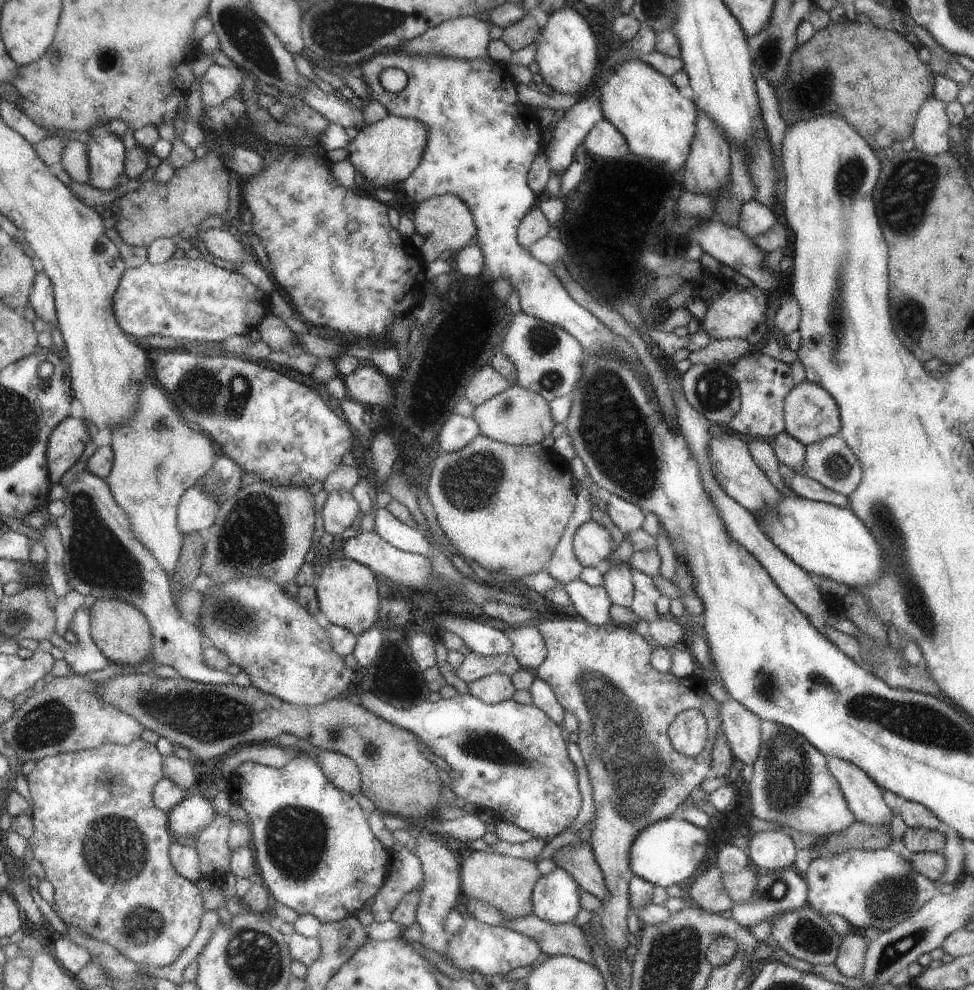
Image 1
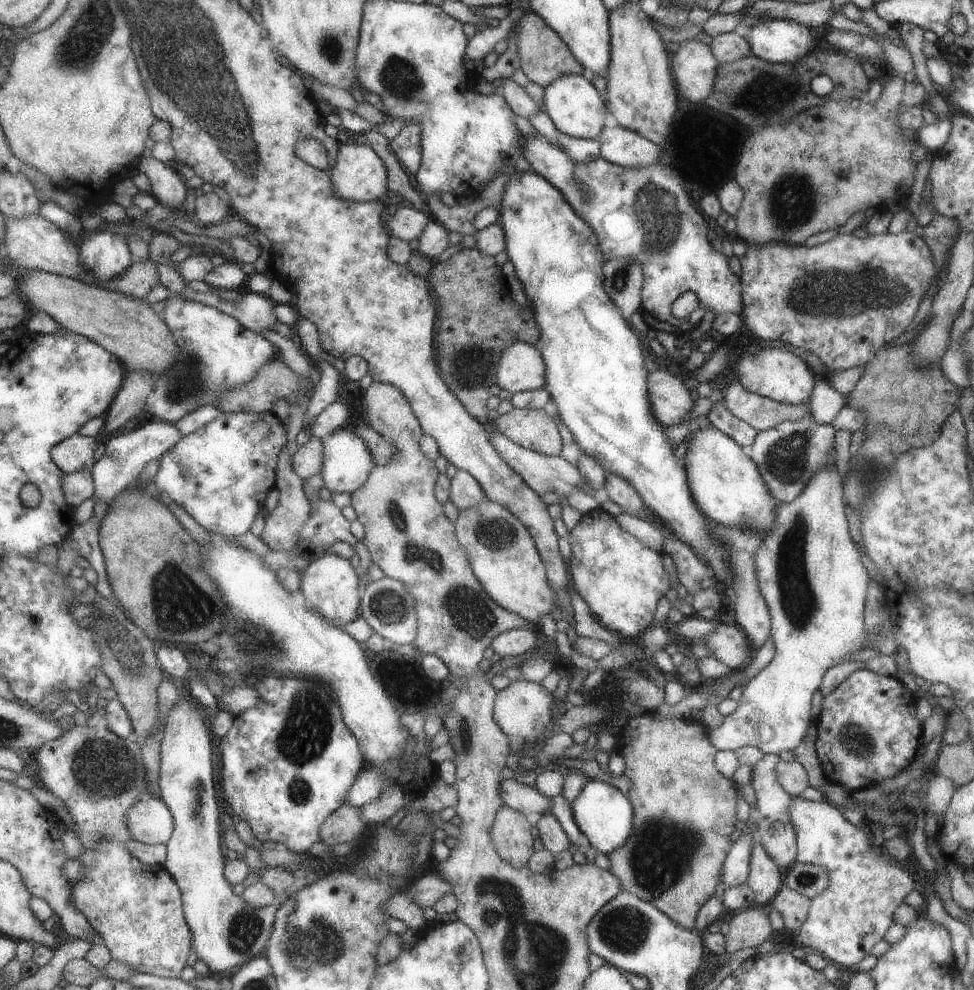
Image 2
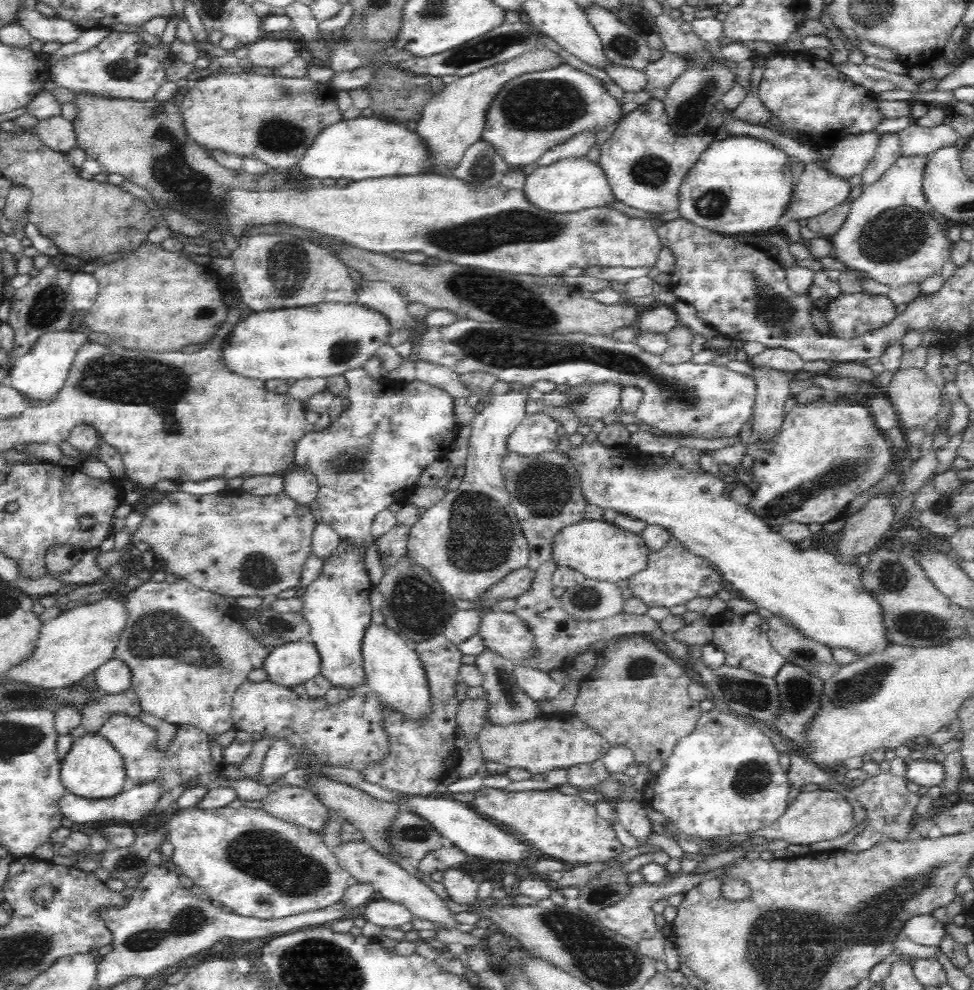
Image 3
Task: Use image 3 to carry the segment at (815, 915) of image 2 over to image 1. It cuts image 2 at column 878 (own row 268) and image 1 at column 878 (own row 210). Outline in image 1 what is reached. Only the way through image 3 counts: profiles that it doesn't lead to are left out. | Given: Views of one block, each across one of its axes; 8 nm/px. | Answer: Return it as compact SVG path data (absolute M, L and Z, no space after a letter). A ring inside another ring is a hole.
M888 847L879 850L845 849L834 855L816 855L809 861L803 874L806 884L806 904L819 914L837 914L844 918L851 930L864 932L871 926L880 933L905 920L912 912L919 910L927 900L939 893L933 881L915 872L909 861Z

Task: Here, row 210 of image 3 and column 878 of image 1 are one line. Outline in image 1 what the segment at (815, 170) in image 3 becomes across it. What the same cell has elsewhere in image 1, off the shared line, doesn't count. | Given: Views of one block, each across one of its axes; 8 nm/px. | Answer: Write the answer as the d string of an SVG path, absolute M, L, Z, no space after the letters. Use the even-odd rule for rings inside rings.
M827 756L826 767L836 780L854 820L889 830L894 812L883 803L882 788L857 768L857 765L850 765L845 759Z

